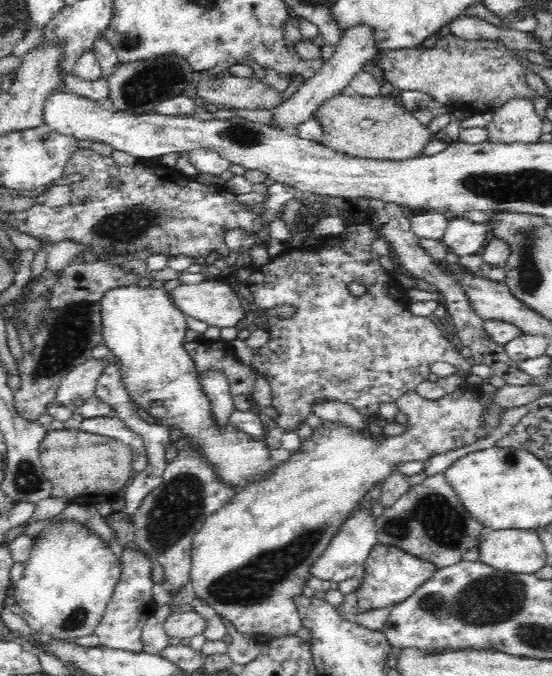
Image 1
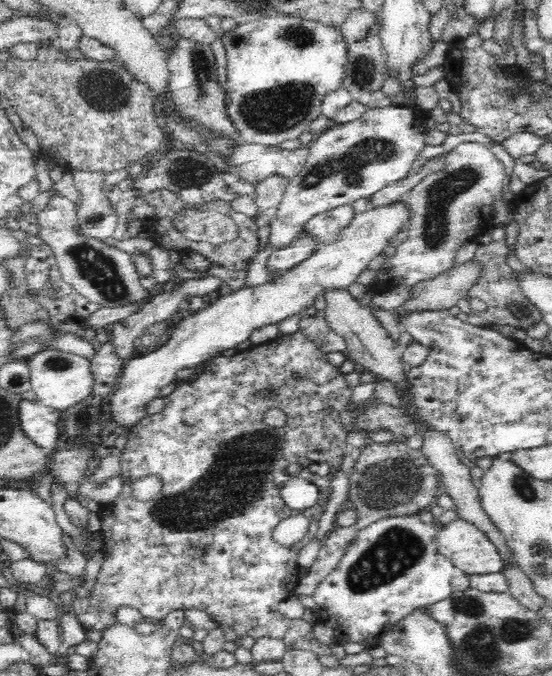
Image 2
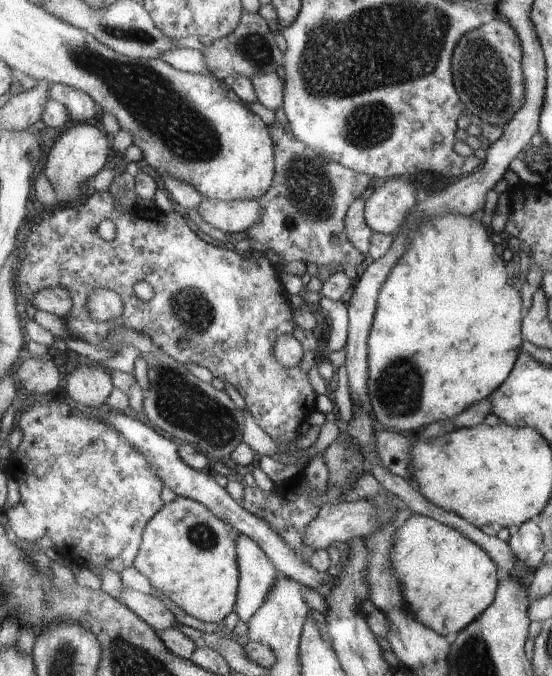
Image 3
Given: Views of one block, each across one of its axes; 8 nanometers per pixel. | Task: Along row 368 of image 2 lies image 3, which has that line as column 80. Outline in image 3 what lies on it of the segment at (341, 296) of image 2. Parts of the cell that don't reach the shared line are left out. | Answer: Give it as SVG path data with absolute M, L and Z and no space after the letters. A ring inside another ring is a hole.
M77 366L66 379L65 390L68 396L79 404L91 406L94 411L105 405L115 388L110 371L101 366Z

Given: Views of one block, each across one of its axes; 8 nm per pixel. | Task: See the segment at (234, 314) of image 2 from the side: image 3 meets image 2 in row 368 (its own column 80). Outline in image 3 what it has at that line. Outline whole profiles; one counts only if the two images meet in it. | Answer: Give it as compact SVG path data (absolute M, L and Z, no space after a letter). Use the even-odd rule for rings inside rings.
M73 123L68 129L60 132L48 150L44 172L54 184L63 204L78 204L85 196L79 194L79 184L95 174L99 174L109 162L112 146L109 136L97 126L86 123Z

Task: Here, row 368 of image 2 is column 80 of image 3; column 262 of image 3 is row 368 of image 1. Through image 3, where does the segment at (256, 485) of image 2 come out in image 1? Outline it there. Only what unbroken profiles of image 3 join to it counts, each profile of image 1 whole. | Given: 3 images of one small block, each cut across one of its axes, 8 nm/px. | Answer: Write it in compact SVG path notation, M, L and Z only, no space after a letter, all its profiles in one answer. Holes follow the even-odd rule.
M345 216L344 225L346 231L340 236L340 246L332 242L303 248L297 244L277 248L270 262L256 267L246 282L252 300L245 305L247 310L254 312L257 320L252 325L257 329L266 327L264 330L268 335L268 342L252 356L252 368L271 385L271 406L278 412L274 422L286 433L296 433L298 426L305 424L310 414L314 415L314 406L328 400L348 402L369 420L368 423L374 422L382 402L394 404L404 391L414 390L427 380L428 364L448 362L456 367L456 372L466 377L470 376L470 368L475 365L472 357L468 360L453 348L431 320L410 313L410 302L403 291L407 281L384 270L380 264L380 257L371 247L378 238L375 232L367 224L355 224ZM350 283L360 283L367 291L361 297L352 296L348 290ZM280 304L294 304L298 308L296 317L288 321L267 318L267 313Z

